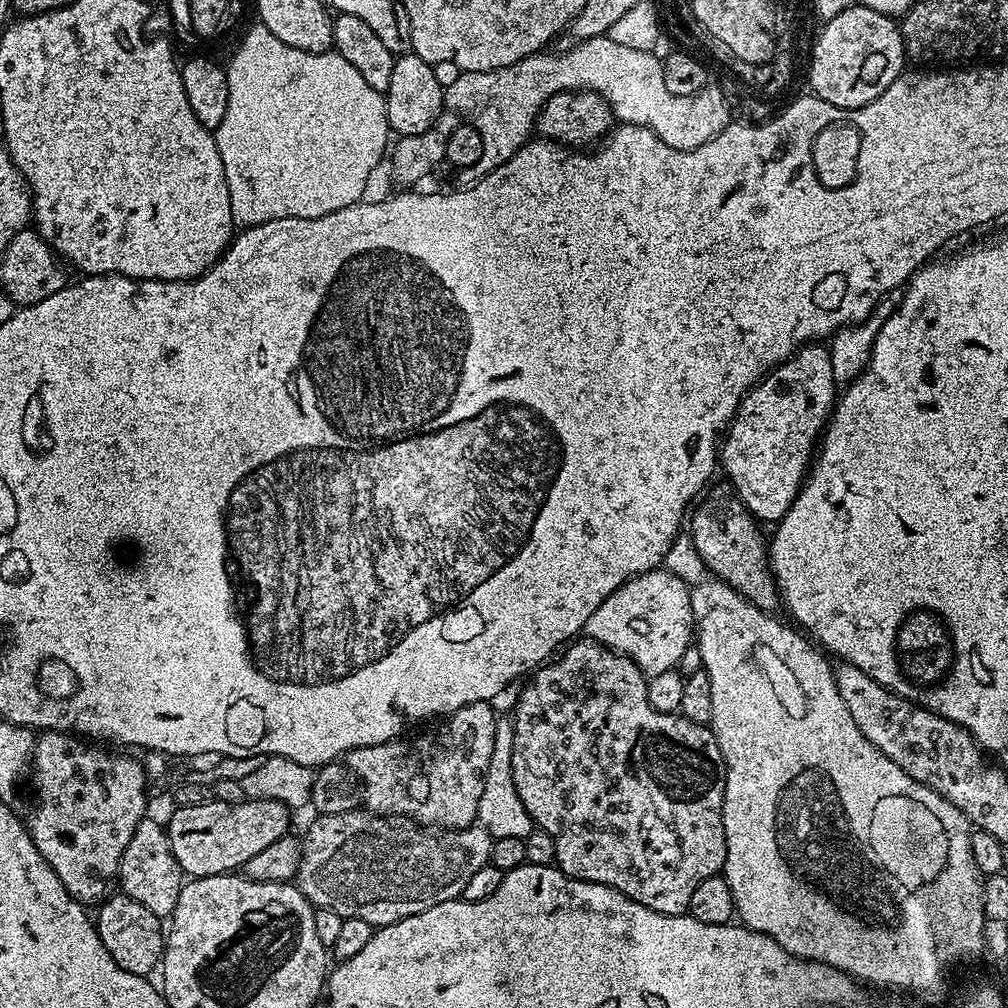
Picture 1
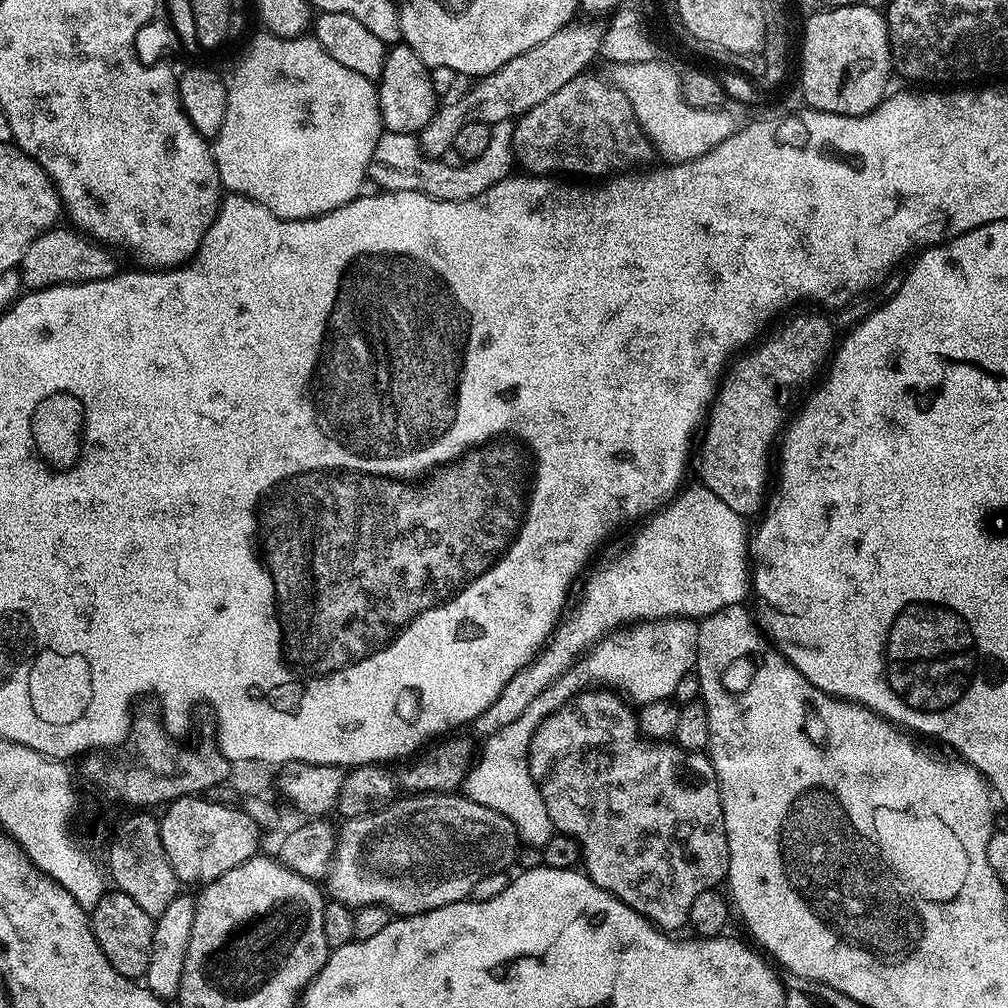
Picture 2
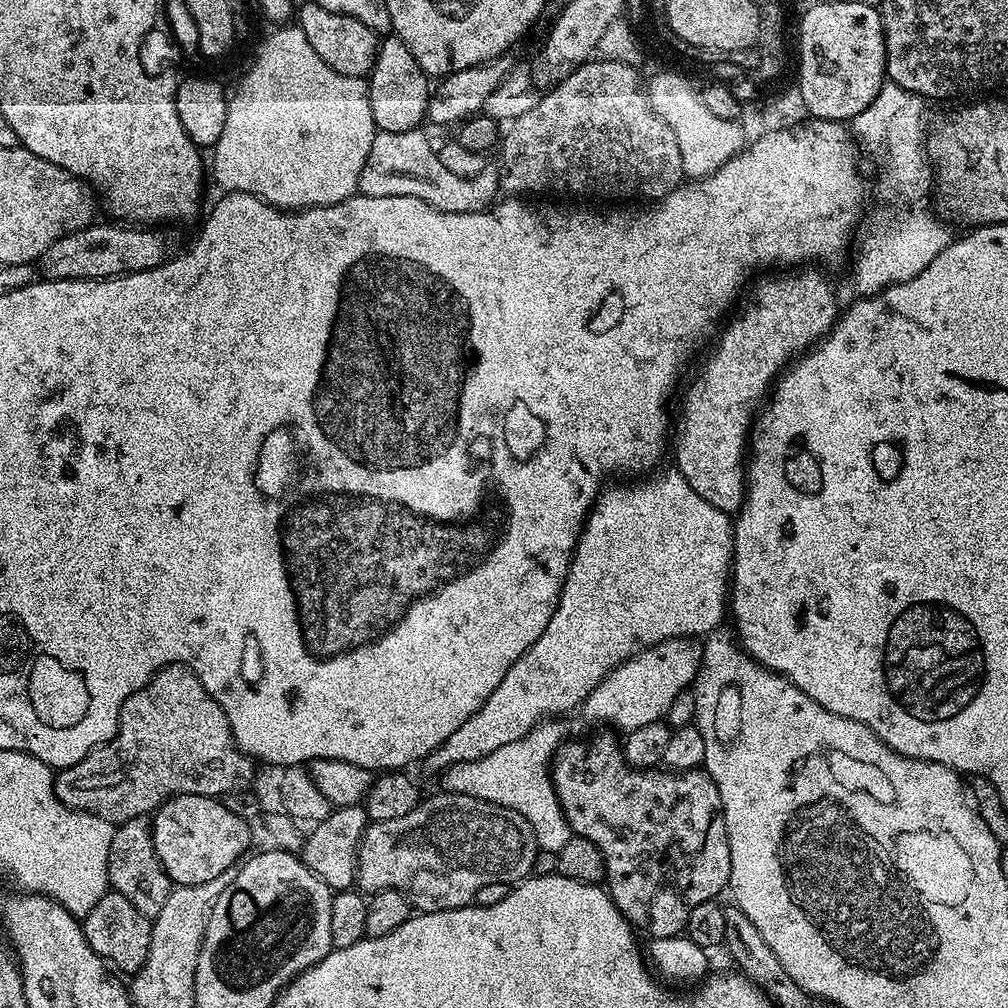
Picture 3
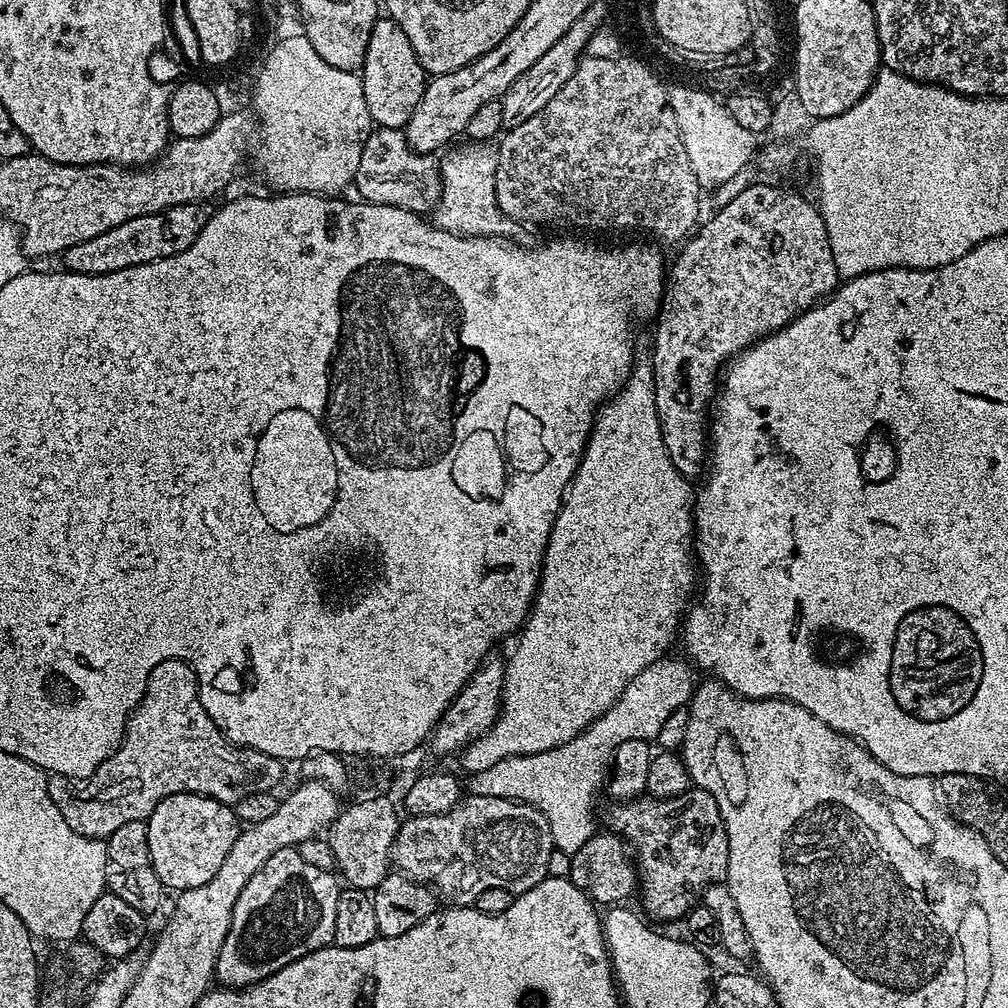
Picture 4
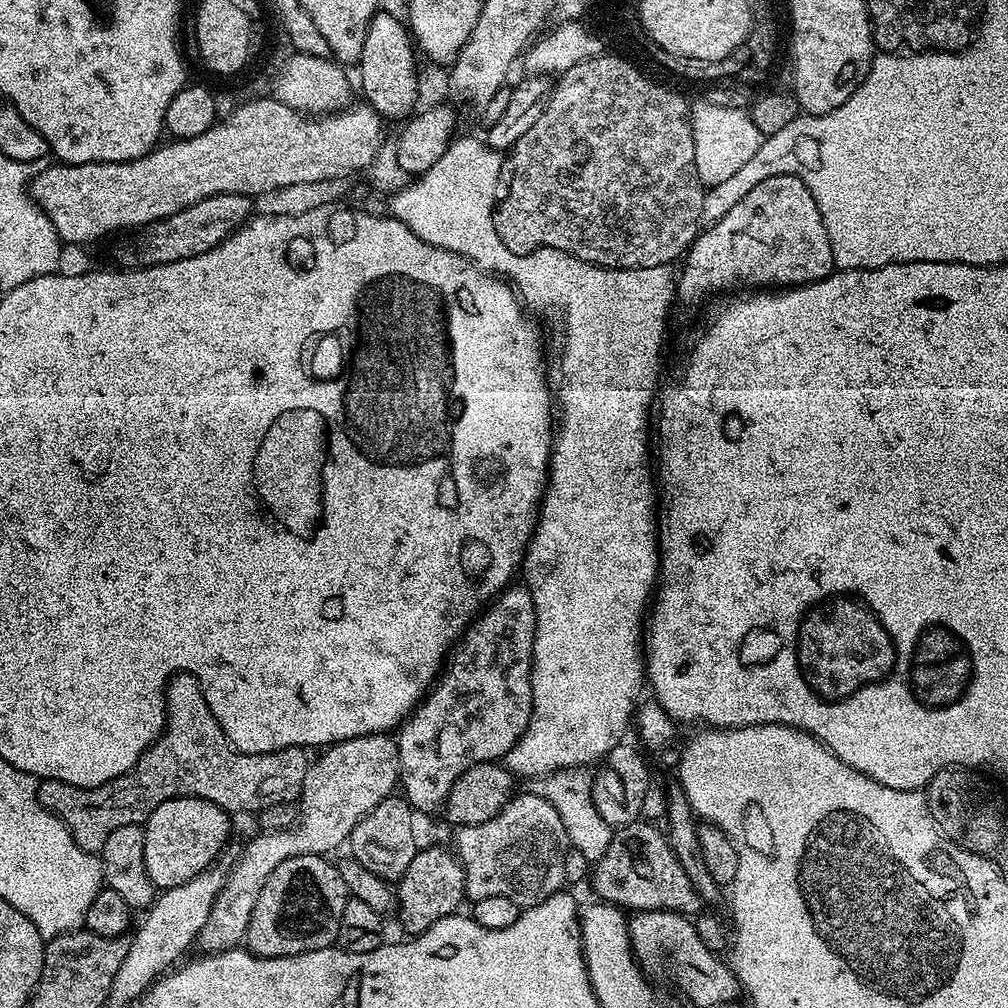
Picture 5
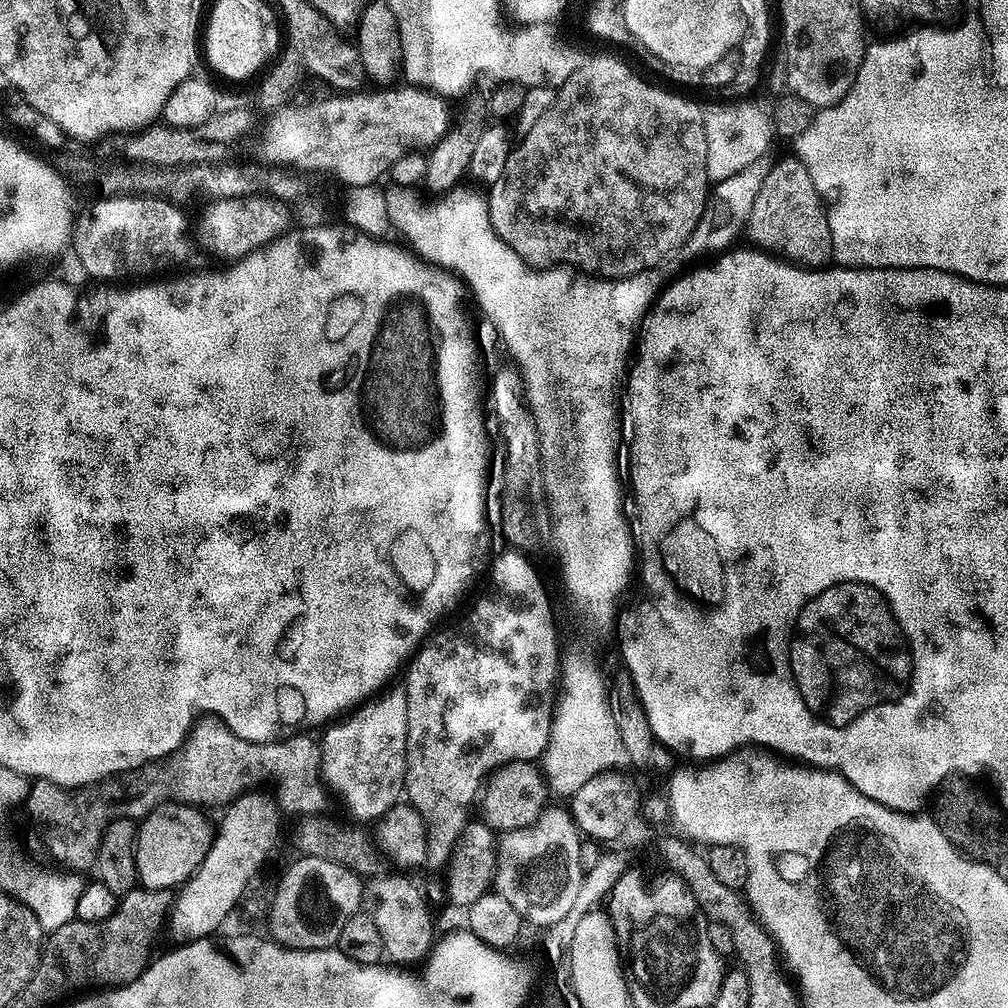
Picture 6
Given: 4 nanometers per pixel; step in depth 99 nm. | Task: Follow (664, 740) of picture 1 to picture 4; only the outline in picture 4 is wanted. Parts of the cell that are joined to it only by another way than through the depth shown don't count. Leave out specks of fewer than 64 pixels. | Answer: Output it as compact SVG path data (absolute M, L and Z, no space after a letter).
M692 786L674 798L637 798L611 806L607 827L623 837L634 853L638 897L653 921L687 917L705 888L727 881L726 826L718 802L706 790Z

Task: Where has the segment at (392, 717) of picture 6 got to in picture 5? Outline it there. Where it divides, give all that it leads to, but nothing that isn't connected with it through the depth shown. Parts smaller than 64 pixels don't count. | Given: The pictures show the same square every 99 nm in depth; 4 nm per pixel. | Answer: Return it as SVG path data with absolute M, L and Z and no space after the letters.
M381 734L378 736L359 736L353 740L343 740L340 744L334 744L325 747L323 751L319 753L320 756L315 757L314 762L309 763L308 773L306 774L306 782L304 783L304 791L301 792L298 801L299 819L296 821L294 827L282 829L279 832L261 831L260 836L256 836L248 845L244 848L244 853L240 856L240 861L236 865L231 865L228 879L225 880L222 890L216 895L216 901L214 906L210 910L210 918L206 918L206 926L202 926L200 935L198 937L198 948L199 951L204 954L211 954L213 952L224 952L227 948L235 948L247 937L248 926L250 924L250 918L254 914L254 902L258 902L258 894L262 894L262 886L266 886L266 878L270 878L270 874L274 874L274 866L282 866L282 862L286 862L286 858L298 858L299 856L310 856L313 854L332 854L336 847L340 843L347 841L352 835L354 826L358 826L358 822L366 814L370 814L370 810L377 808L380 803L386 799L387 796L393 795L397 791L398 785L400 784L400 745L391 735Z

